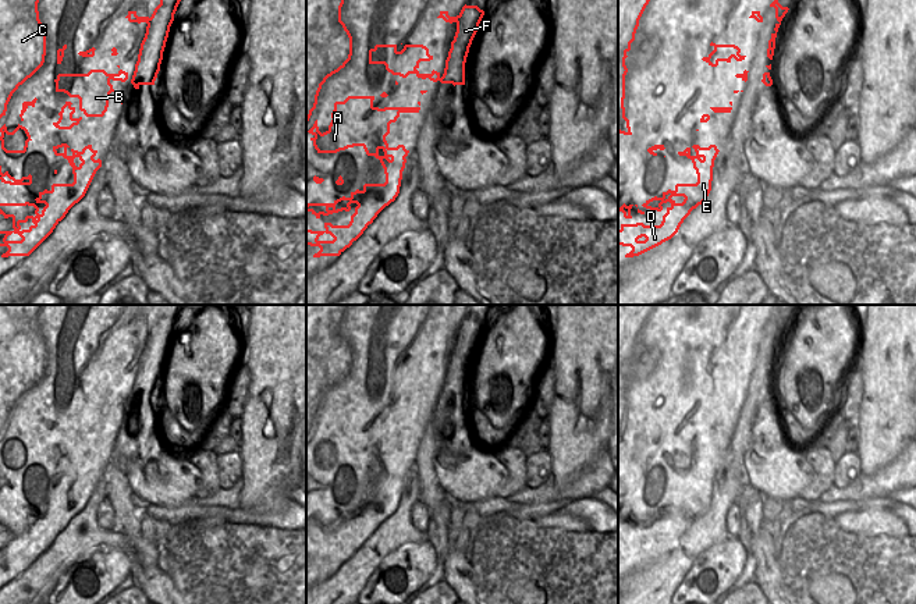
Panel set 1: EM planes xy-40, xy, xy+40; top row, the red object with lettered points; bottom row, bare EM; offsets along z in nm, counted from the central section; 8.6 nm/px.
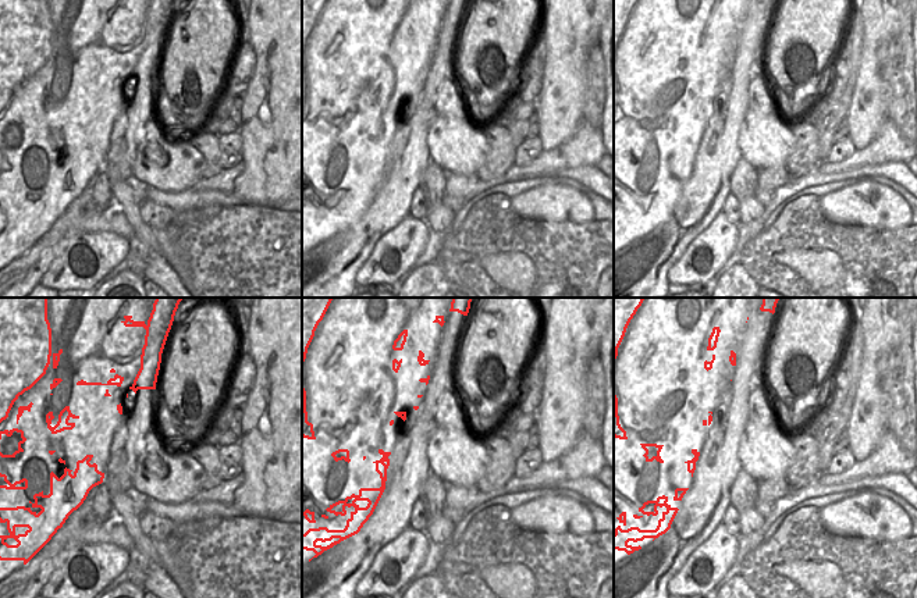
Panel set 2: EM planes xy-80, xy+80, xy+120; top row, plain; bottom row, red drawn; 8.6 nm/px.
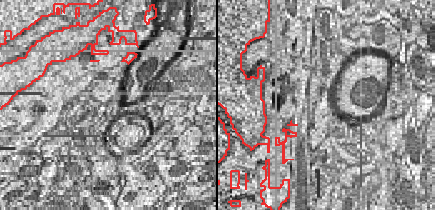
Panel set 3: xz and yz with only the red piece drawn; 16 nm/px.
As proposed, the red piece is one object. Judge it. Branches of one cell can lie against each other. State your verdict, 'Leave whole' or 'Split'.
Leave whole

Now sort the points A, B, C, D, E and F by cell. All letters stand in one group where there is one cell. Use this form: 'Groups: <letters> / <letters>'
Groups: A B C D E F

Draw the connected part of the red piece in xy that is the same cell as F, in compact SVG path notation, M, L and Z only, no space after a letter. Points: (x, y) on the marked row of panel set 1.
M466 4L457 17L450 17L448 11L440 11L437 18L457 24L457 32L451 42L443 75L434 70L430 74L420 74L418 71L420 61L433 60L429 49L423 45L405 45L401 51L397 50L397 45L376 45L369 50L369 64L384 64L388 72L402 78L415 74L418 78L429 78L433 82L440 81L441 84L452 84L454 86L465 85L466 57L483 15L484 11L477 6Z

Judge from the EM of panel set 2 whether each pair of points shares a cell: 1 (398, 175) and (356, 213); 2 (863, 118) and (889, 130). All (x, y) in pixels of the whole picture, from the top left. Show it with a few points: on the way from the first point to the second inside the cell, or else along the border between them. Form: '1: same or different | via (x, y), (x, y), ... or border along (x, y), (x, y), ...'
1: different | border along (387, 166), (384, 180), (373, 202), (356, 223)
2: different | border along (887, 120), (878, 134), (860, 150)

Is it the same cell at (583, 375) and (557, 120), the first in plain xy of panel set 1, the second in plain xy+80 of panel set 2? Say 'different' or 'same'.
same

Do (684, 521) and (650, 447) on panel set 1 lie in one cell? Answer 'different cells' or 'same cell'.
same cell

